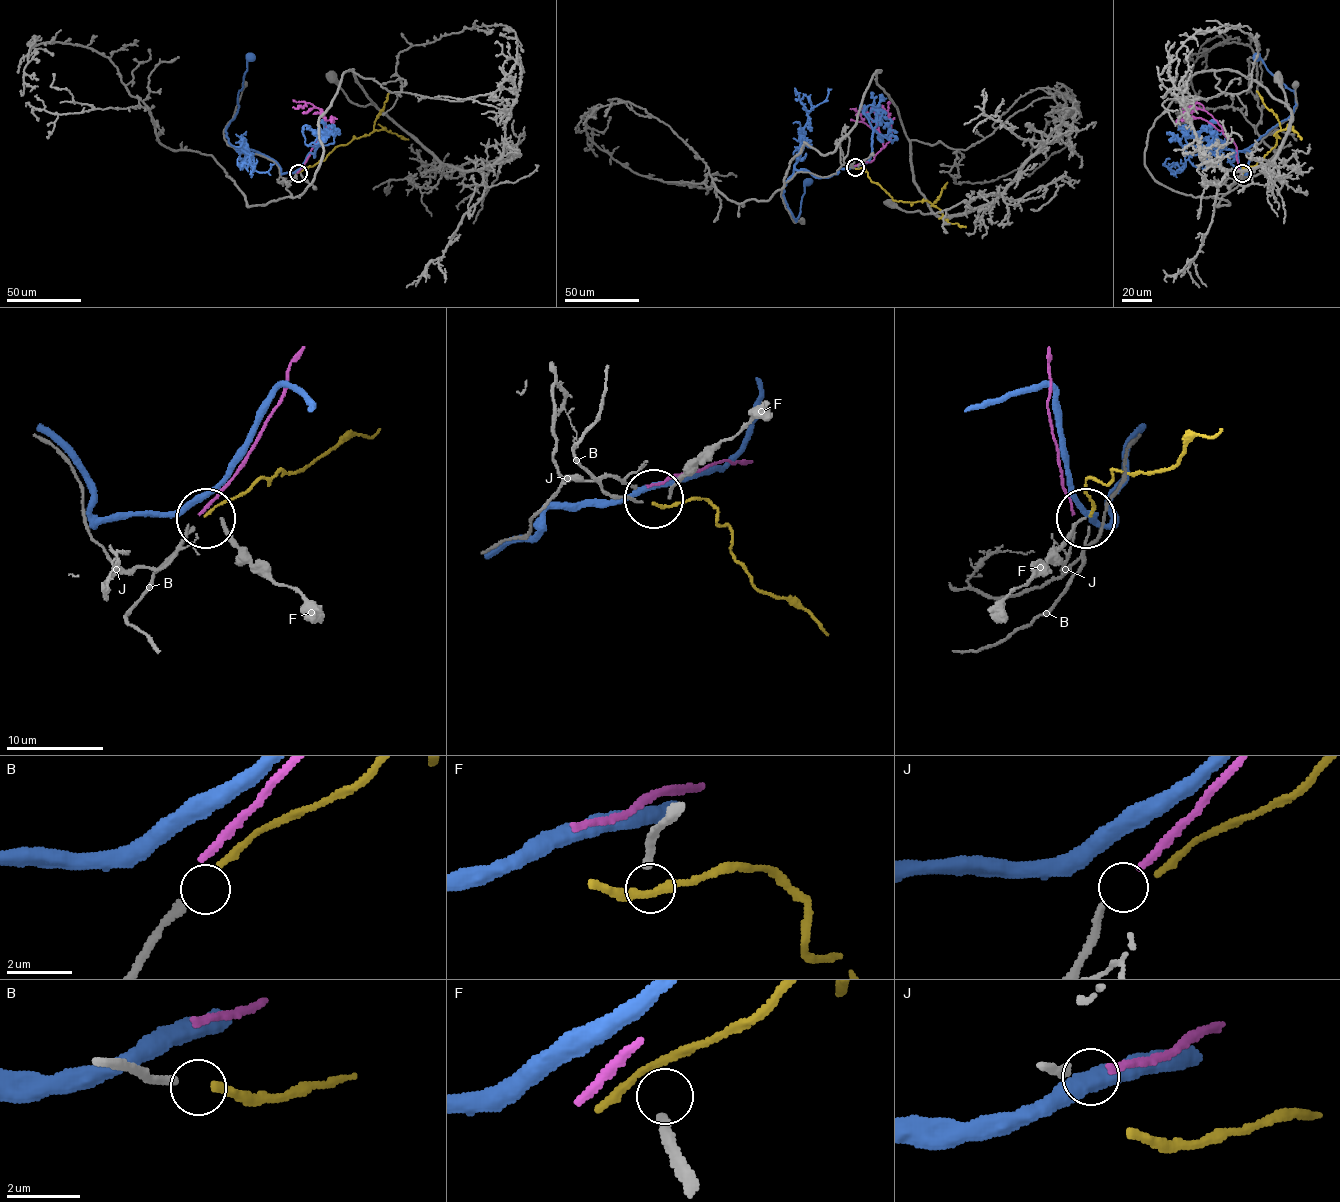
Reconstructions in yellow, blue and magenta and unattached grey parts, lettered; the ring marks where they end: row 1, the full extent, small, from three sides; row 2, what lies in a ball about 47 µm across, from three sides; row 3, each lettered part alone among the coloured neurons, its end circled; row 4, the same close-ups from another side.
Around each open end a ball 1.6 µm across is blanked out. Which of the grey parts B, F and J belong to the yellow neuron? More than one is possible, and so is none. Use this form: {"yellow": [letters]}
{"yellow": ["B"]}

